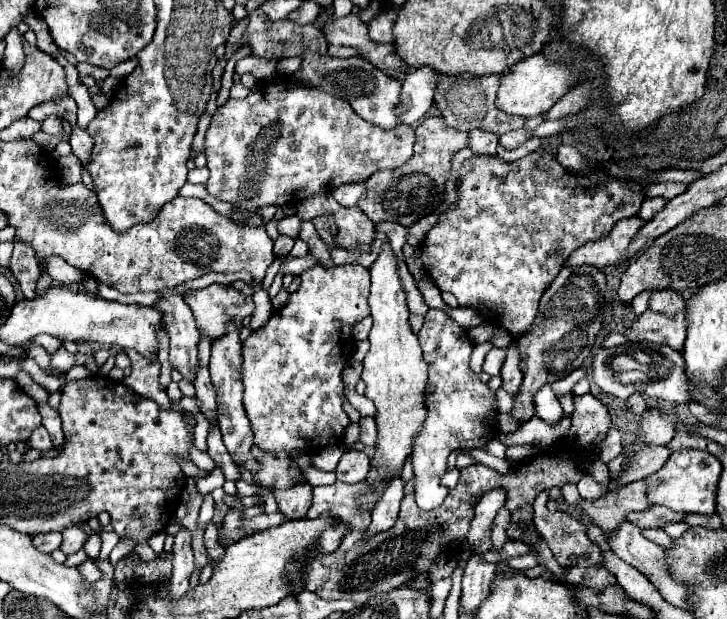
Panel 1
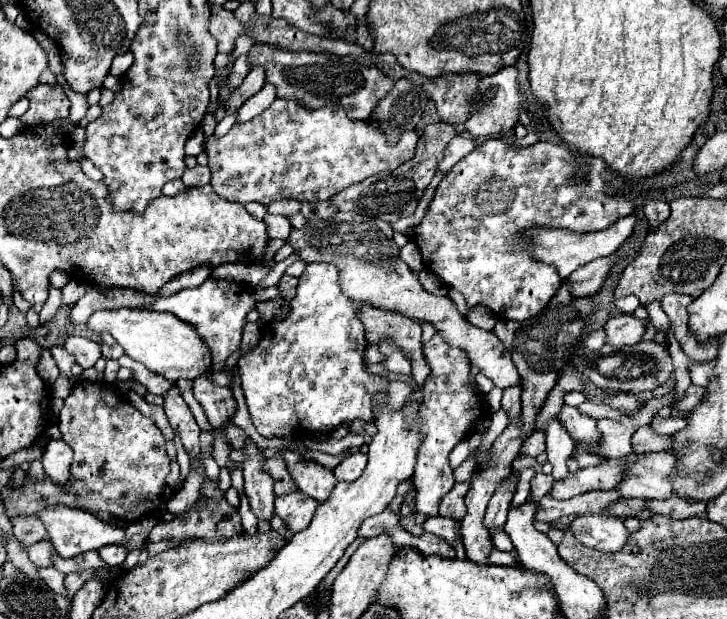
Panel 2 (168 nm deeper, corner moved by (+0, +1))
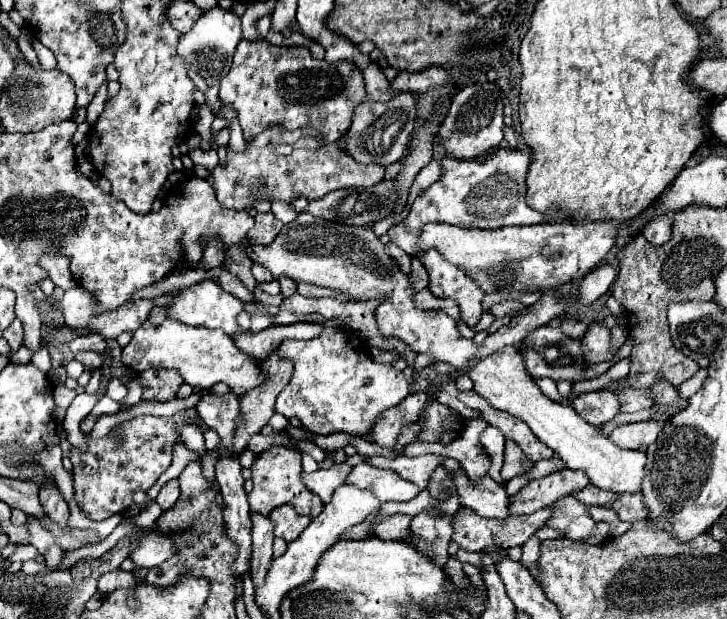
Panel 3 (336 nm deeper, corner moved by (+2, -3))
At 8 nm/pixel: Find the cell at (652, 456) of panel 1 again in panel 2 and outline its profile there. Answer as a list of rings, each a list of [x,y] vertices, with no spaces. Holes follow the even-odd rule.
[[[610,459],[596,467],[578,469],[568,473],[566,479],[554,481],[550,495],[556,499],[570,499],[588,491],[612,491],[616,489],[622,473],[626,469],[626,459]]]

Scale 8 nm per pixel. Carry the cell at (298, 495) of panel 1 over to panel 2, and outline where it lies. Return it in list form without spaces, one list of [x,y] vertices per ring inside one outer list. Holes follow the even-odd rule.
[[[294,491],[284,497],[276,497],[276,515],[284,521],[284,525],[292,533],[302,531],[310,525],[316,507],[318,503],[312,501],[312,497],[304,495],[302,491]]]

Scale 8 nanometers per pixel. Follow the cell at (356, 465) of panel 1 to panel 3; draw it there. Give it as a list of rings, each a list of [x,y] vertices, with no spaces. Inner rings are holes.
[[[360,463],[360,465],[352,467],[352,471],[344,483],[376,491],[376,497],[380,501],[410,501],[420,493],[420,489],[416,485],[400,479],[398,473],[386,471],[386,469],[376,469],[370,463]]]

